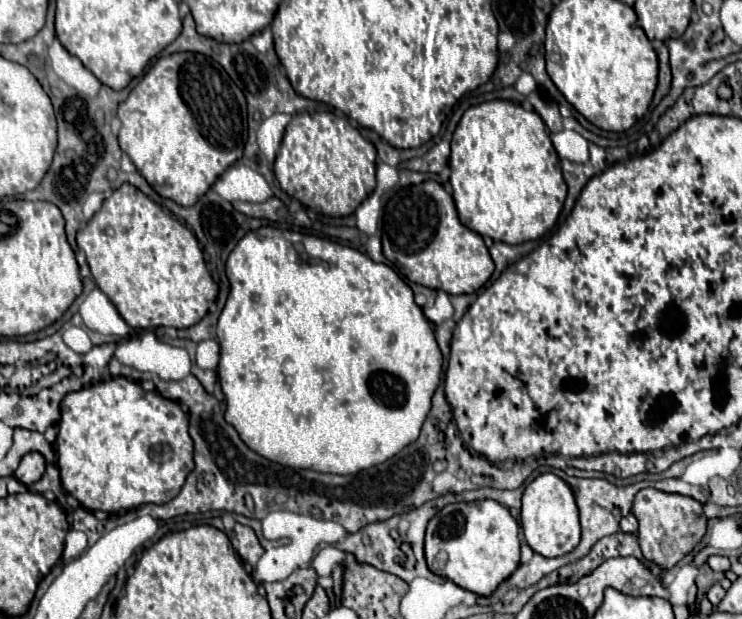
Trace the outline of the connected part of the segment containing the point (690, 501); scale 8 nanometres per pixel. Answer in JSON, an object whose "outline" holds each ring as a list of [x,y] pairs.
{"outline":[[[642,488],[634,496],[632,514],[638,518],[640,524],[638,538],[640,538],[640,548],[644,552],[644,558],[656,562],[662,568],[672,568],[688,552],[692,552],[694,546],[702,540],[708,522],[702,504],[696,502],[694,498],[682,494],[668,494],[656,488]]]}

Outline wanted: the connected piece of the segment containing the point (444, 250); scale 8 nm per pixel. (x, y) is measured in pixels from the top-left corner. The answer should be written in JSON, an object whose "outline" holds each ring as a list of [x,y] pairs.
{"outline":[[[436,180],[394,190],[384,206],[382,248],[384,256],[410,282],[444,290],[446,294],[472,294],[494,272],[494,262],[482,236],[458,220],[452,196]]]}

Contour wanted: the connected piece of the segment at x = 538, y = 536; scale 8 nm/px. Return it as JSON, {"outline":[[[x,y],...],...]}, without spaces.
{"outline":[[[552,472],[536,476],[522,494],[522,516],[520,516],[520,526],[522,534],[528,542],[528,546],[546,556],[546,558],[556,558],[572,552],[578,542],[580,542],[580,520],[578,520],[578,506],[574,500],[572,488],[558,478]]]}

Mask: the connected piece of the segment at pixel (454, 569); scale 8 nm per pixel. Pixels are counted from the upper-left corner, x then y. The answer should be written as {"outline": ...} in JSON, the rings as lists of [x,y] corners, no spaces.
{"outline":[[[490,498],[448,504],[428,522],[426,562],[434,574],[480,596],[490,596],[520,564],[518,522],[506,506]]]}

